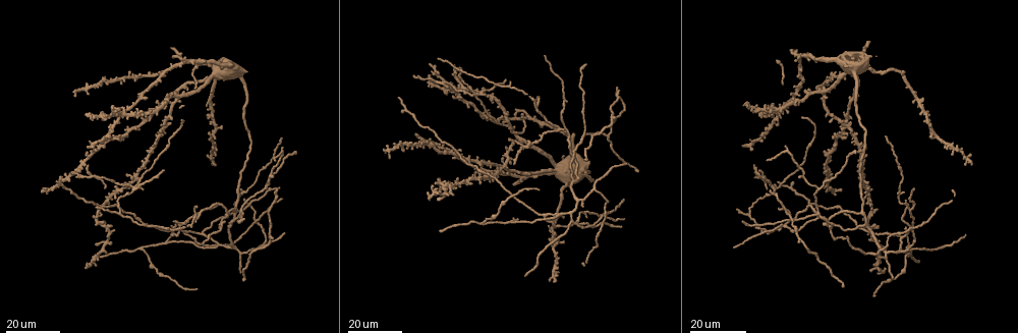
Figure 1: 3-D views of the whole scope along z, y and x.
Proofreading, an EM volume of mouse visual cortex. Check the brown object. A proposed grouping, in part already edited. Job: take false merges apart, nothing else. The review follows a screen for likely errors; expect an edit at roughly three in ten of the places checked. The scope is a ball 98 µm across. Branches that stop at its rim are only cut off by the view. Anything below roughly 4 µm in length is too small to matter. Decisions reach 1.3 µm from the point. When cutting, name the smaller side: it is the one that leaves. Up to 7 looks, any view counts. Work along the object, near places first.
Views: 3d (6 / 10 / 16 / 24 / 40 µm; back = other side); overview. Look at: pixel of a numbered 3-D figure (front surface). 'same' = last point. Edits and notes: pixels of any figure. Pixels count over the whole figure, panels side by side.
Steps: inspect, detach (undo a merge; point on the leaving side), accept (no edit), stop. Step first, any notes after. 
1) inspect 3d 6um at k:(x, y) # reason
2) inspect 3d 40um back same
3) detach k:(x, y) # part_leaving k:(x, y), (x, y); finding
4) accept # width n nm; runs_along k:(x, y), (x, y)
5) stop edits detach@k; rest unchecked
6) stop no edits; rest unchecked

inspect 3d 16um at 1:(910, 255) # branch point

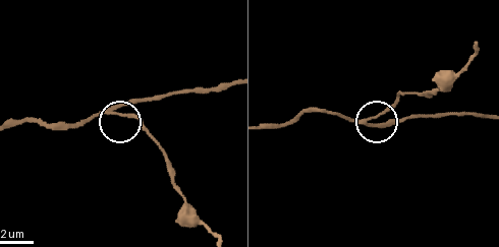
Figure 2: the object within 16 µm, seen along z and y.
inspect 3d 10um at 2:(115, 112)

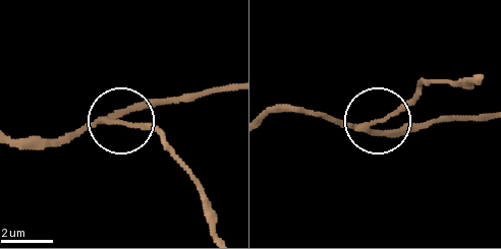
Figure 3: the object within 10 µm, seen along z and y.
detach 3:(142, 129) # arms 3; part_leaving 3:(106, 118), (150, 127), (163, 138), (198, 190), (211, 230); two cells meet here

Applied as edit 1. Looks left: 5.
inspect overview

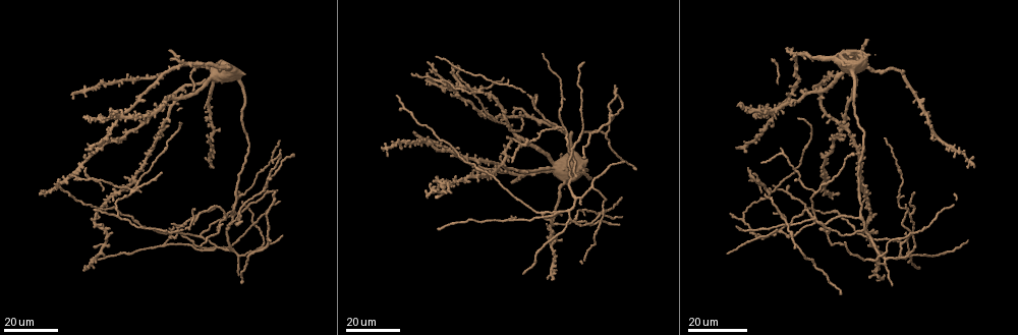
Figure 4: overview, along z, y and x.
inspect 3d 16um at 4:(859, 217) # four arms meet

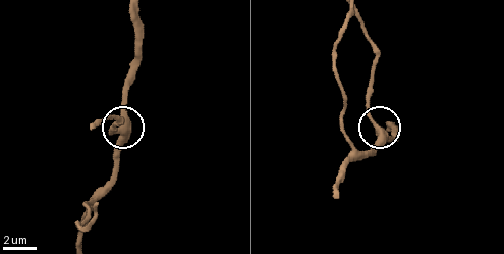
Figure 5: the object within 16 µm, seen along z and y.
inspect 3d 10um at 5:(381, 130)

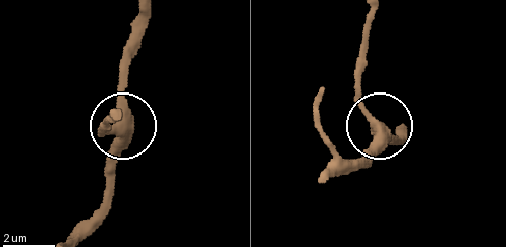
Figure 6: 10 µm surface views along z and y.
inspect 3d 10um back at 6:(120, 134)

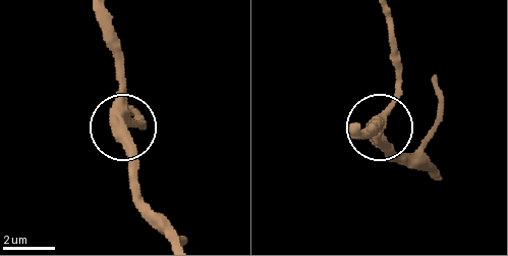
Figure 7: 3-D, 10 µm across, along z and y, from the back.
accept # continuous, no second cell

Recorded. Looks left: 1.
stop edits detach@3; rest unchecked

